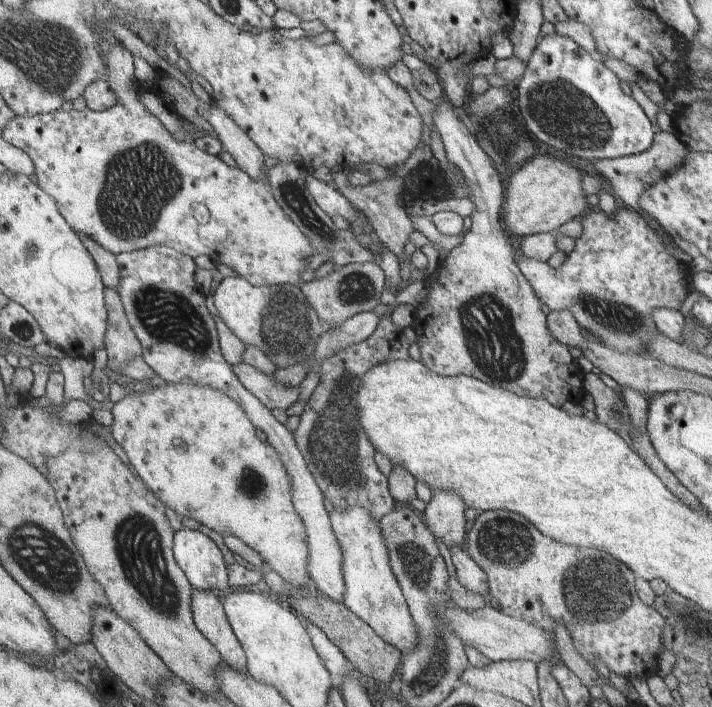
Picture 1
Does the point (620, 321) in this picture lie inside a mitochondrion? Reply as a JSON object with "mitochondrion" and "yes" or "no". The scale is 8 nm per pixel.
{"mitochondrion":"yes"}

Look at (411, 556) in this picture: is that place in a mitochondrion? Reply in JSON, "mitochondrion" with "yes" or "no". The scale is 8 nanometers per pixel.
{"mitochondrion":"yes"}

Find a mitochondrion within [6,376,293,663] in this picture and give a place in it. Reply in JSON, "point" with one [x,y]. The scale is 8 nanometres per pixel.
{"point":[138,545]}

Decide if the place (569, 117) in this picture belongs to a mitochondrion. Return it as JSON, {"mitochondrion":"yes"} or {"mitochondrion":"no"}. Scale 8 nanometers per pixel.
{"mitochondrion":"yes"}

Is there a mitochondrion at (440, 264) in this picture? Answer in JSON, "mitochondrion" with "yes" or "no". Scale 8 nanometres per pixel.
{"mitochondrion":"no"}

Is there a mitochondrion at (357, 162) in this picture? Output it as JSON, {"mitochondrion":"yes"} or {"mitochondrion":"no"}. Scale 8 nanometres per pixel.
{"mitochondrion":"no"}

